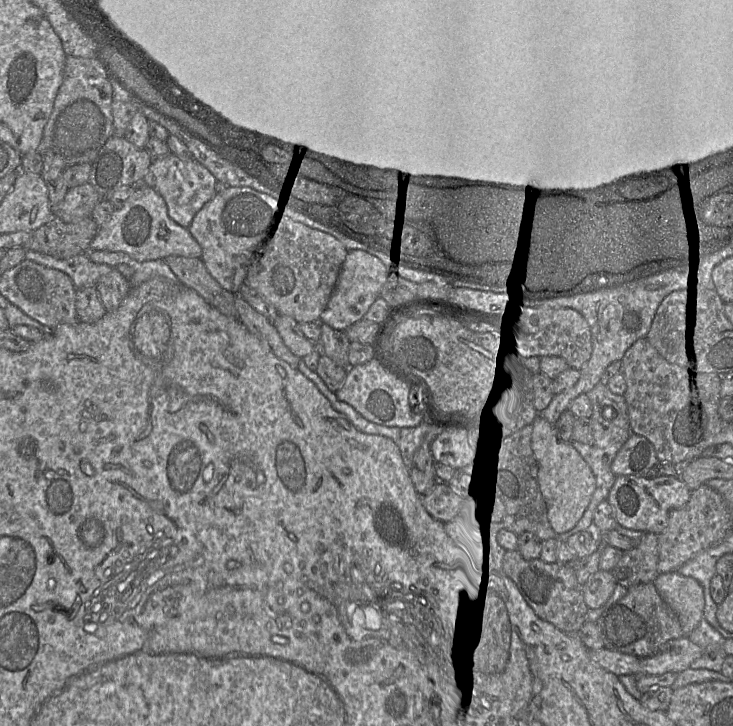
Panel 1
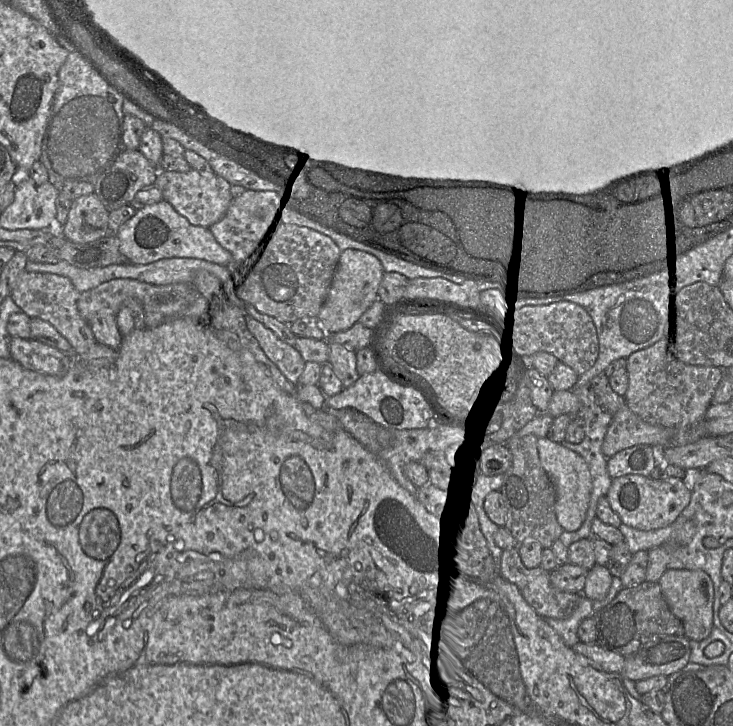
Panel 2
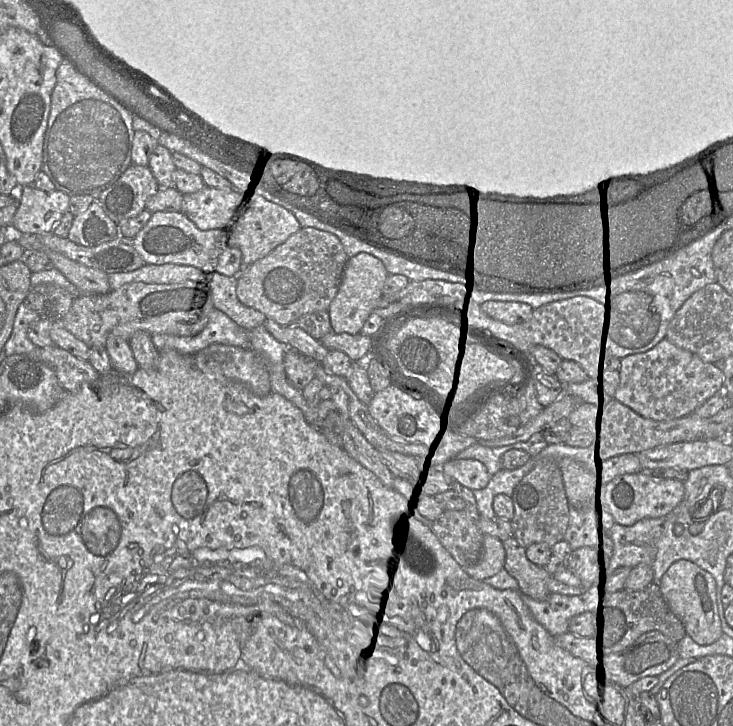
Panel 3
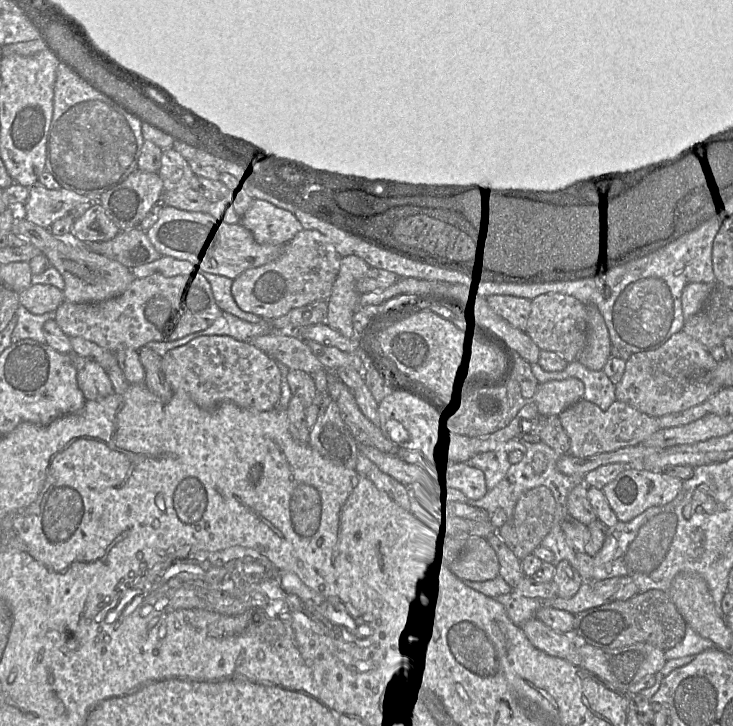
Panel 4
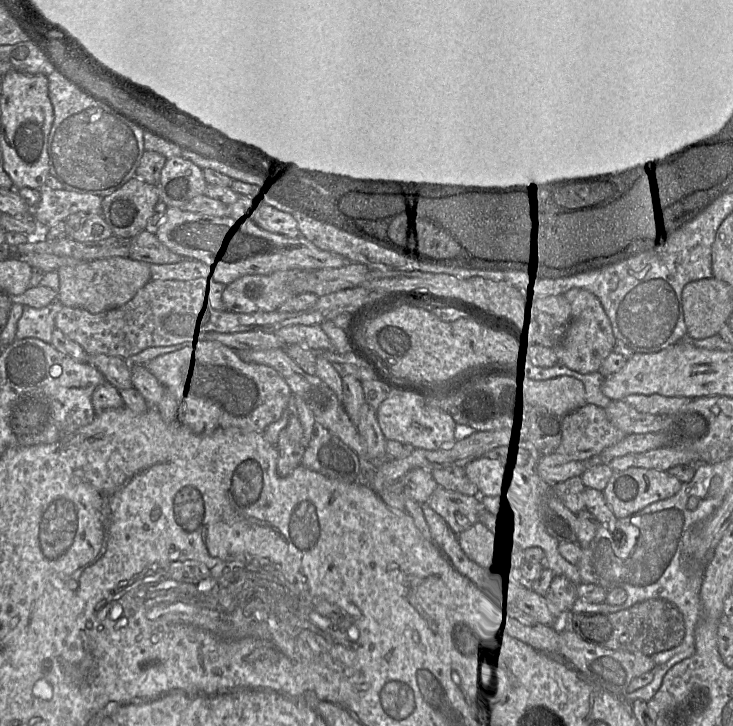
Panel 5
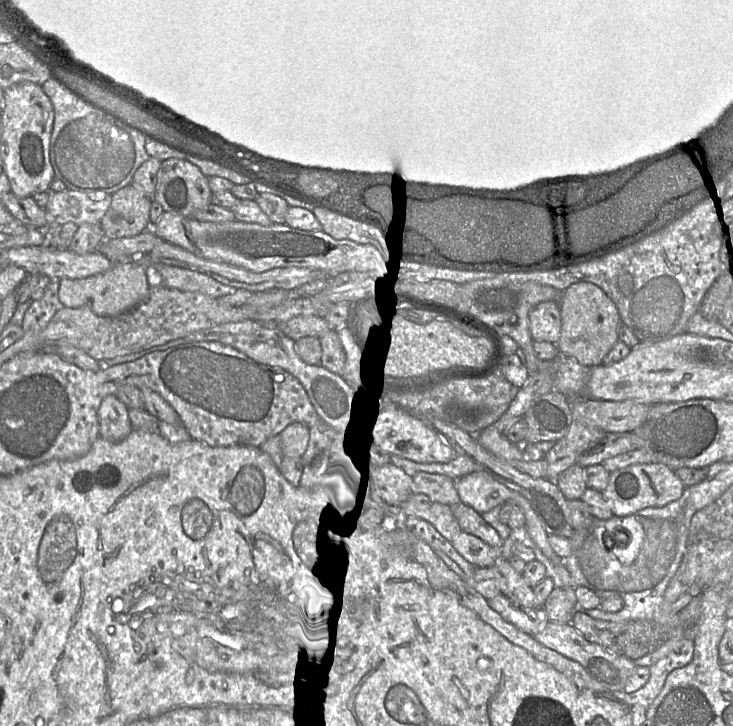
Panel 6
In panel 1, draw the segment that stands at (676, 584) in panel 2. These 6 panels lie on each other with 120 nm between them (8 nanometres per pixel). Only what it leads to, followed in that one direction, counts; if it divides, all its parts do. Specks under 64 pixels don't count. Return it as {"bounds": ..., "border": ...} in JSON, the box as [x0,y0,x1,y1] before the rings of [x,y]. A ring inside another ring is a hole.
{"bounds":[654,572,703,637],"border":[[[677,572],[659,574],[654,584],[659,595],[677,615],[683,636],[688,637],[703,618],[703,587],[696,579]]]}

